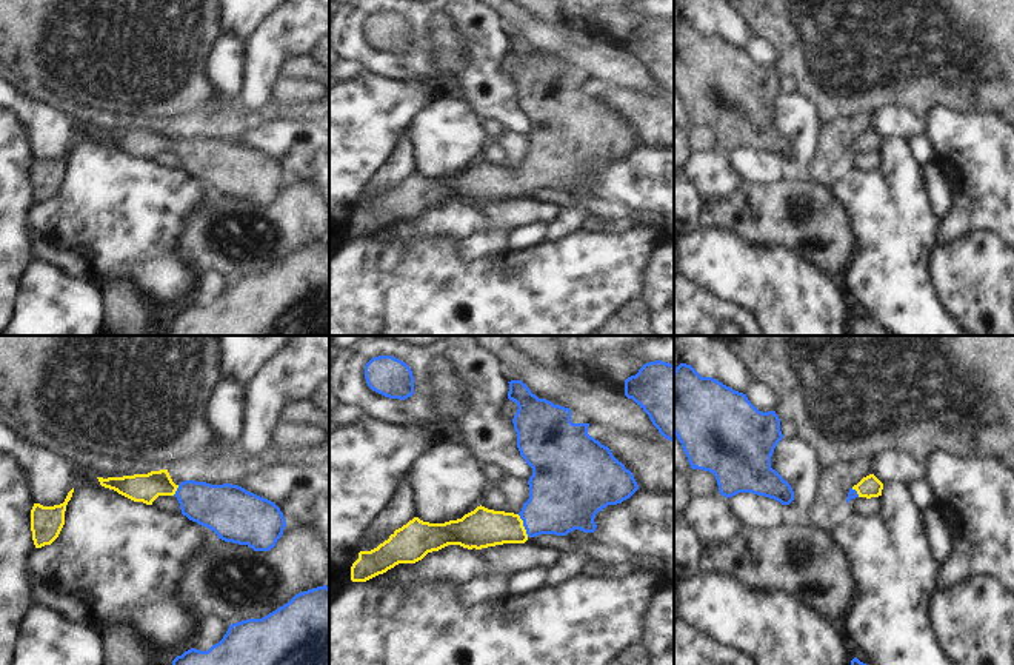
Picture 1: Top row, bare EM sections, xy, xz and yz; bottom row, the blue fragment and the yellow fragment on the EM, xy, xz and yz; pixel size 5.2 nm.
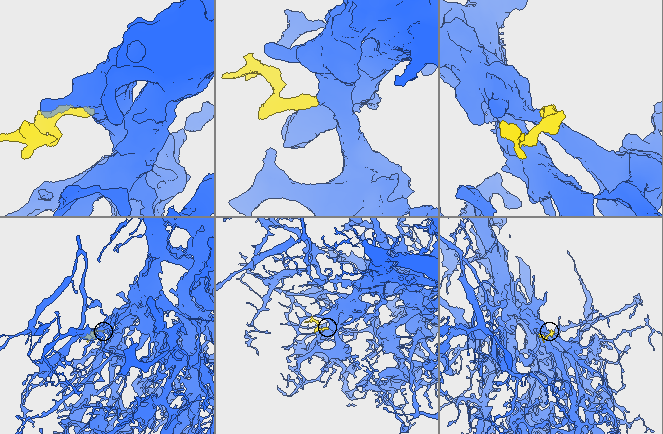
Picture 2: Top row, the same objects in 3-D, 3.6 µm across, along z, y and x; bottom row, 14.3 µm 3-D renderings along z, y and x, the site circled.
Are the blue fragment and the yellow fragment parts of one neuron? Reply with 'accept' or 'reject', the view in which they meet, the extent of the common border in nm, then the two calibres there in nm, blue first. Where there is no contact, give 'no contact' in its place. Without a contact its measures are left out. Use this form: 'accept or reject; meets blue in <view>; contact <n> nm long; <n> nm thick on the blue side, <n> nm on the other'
accept; meets blue in xz; contact 130 nm long; 360 nm thick on the blue side, 200 nm on the other

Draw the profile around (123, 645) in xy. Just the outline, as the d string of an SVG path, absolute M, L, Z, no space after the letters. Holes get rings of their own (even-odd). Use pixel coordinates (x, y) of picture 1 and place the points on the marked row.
M105 620L98 633L105 643L105 665L148 665L143 639L128 620Z

